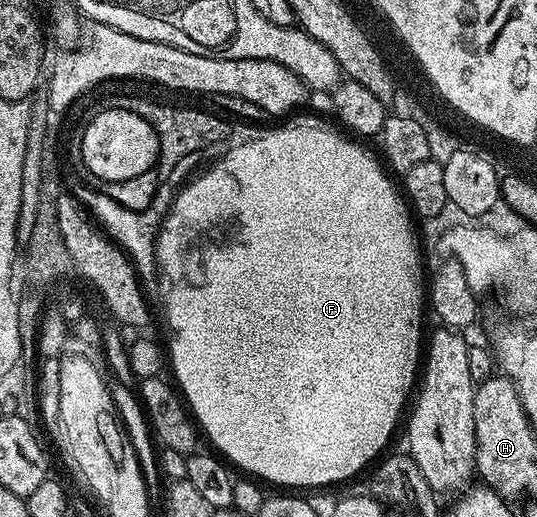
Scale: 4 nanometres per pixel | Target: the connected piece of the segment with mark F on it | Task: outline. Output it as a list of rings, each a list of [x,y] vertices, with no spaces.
[[[316,118],[288,122],[285,126],[233,129],[227,138],[178,160],[175,168],[159,183],[150,208],[141,211],[122,208],[122,204],[110,200],[110,196],[101,194],[91,186],[84,184],[78,190],[79,199],[105,231],[132,230],[132,238],[140,238],[140,230],[152,230],[152,262],[140,262],[135,269],[147,293],[152,298],[156,297],[164,313],[164,322],[172,333],[167,349],[170,351],[170,370],[172,366],[176,373],[175,385],[183,401],[190,407],[199,429],[208,433],[209,440],[217,446],[215,449],[233,467],[241,466],[257,479],[277,482],[280,488],[328,486],[331,482],[344,482],[354,477],[367,462],[375,463],[385,453],[384,445],[391,440],[396,425],[399,422],[401,425],[402,415],[409,405],[422,366],[422,343],[426,338],[426,274],[424,278],[420,242],[412,227],[413,215],[397,183],[395,186],[388,179],[389,171],[381,165],[377,155],[363,150],[359,141],[351,137],[343,138],[339,134],[341,131],[336,130],[323,126]]]

